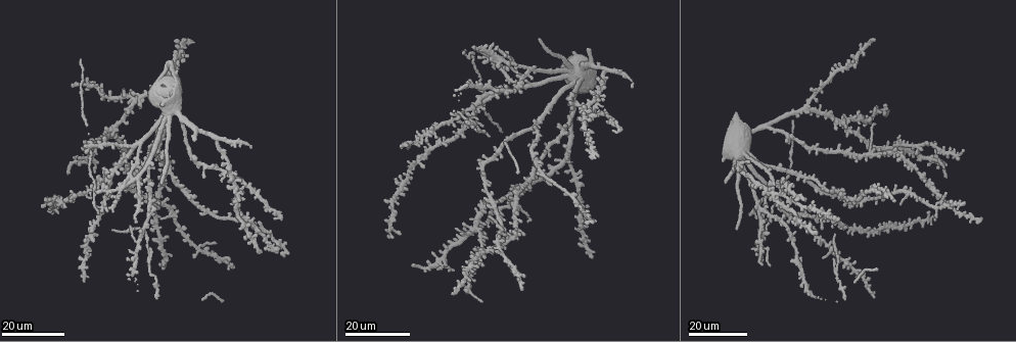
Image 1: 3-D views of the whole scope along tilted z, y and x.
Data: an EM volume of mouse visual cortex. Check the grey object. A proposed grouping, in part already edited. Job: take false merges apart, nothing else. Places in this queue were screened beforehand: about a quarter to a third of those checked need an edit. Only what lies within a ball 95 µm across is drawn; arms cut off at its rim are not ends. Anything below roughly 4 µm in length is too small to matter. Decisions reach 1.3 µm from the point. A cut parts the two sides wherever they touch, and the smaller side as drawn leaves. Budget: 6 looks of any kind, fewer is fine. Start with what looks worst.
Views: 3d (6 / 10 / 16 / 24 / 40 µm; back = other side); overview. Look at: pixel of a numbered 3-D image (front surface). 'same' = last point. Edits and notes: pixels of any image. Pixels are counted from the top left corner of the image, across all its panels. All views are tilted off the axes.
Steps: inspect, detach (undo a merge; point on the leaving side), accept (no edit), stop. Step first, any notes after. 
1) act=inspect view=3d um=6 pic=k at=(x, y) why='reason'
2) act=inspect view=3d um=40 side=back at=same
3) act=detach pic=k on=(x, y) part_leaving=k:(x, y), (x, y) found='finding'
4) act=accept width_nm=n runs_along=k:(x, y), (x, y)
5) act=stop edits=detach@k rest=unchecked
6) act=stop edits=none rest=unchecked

act=inspect view=3d um=24 pic=1 at=(155, 281) why='looks like a crossing'

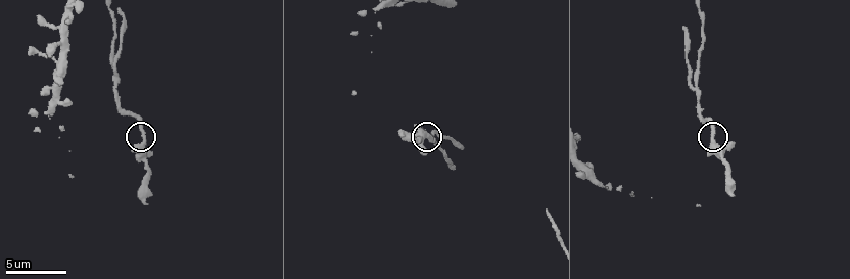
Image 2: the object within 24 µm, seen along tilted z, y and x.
act=inspect view=3d um=10 pic=2 at=(716, 147) why='zoom in'

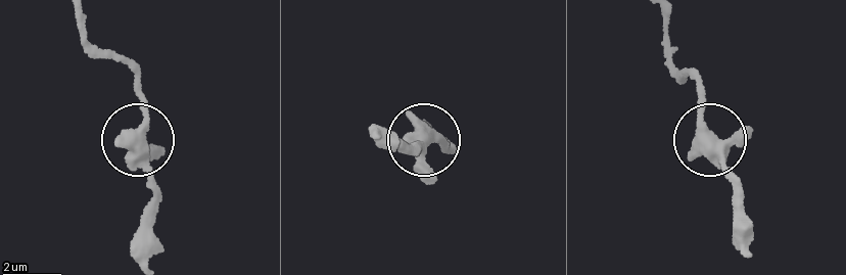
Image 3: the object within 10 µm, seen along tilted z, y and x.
act=accept found='all the same neuron'

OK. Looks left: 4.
act=inspect view=3d um=24 pic=1 at=(834, 242) why='sudden change in width'

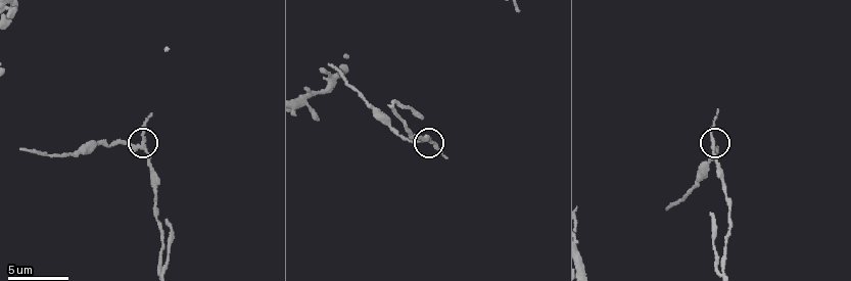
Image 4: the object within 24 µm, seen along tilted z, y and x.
act=inspect view=3d um=10 pic=4 at=(141, 148)

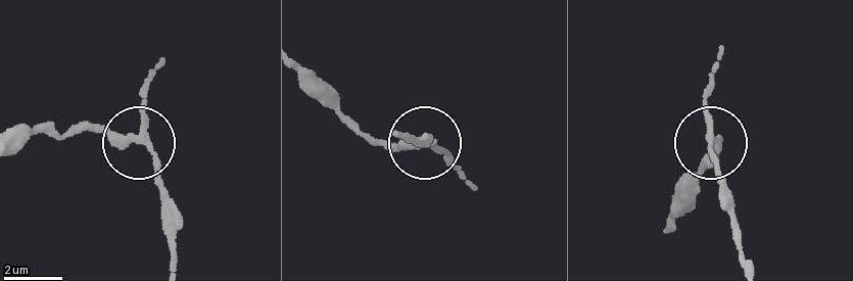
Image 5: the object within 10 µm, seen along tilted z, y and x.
act=detach pic=5 on=(98, 128) part_leaving=5:(137, 143), (93, 129), (19, 129) found='two neurons meet here'

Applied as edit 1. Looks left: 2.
act=stop edits=detach@5 rest=unchecked

